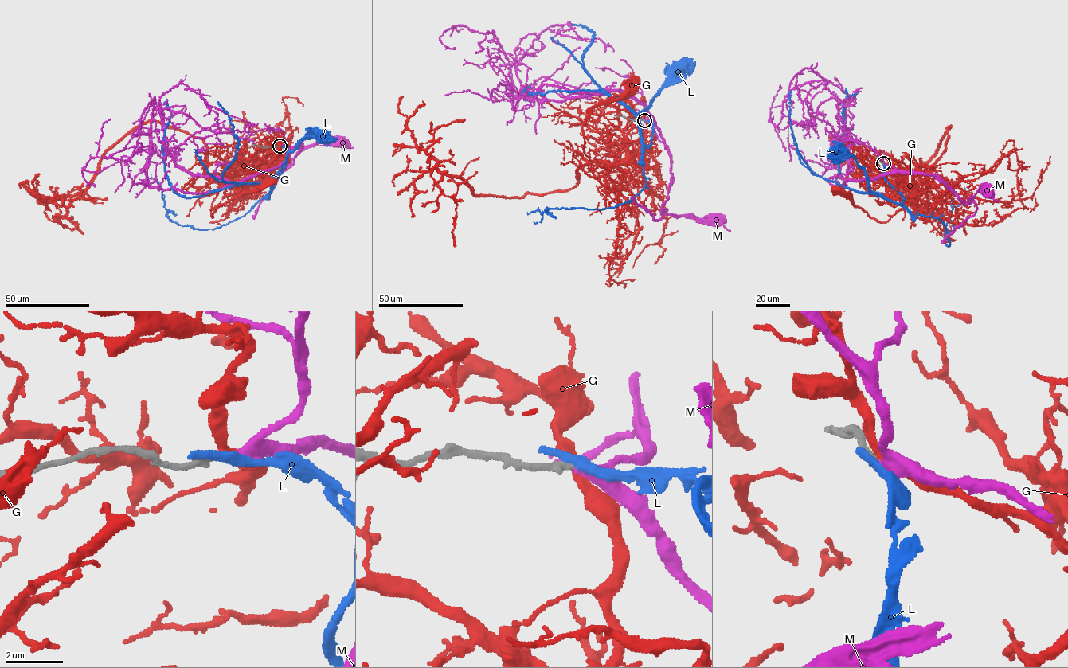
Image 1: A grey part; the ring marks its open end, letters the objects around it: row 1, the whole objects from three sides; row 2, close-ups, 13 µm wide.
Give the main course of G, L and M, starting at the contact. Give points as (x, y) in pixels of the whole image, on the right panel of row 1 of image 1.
G: (883, 164), (897, 171), (915, 194), (909, 197), (885, 222), (872, 219), (841, 194), (838, 187)
L: (882, 163), (885, 179), (903, 197), (900, 203), (870, 191), (864, 171), (856, 159), (853, 155), (843, 152)
M: (883, 164), (905, 173), (932, 175), (964, 202), (968, 202), (979, 189), (990, 186), (990, 190)

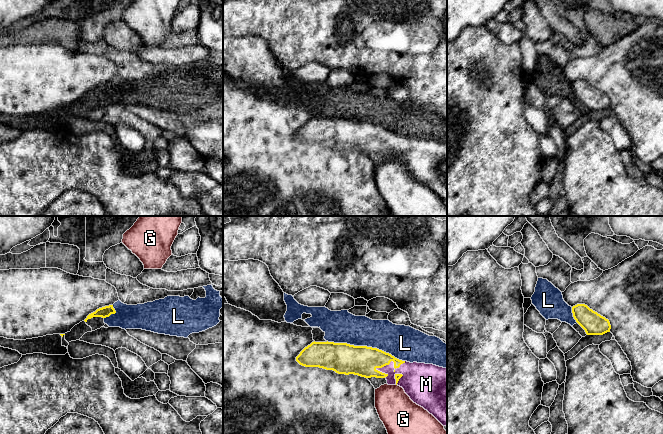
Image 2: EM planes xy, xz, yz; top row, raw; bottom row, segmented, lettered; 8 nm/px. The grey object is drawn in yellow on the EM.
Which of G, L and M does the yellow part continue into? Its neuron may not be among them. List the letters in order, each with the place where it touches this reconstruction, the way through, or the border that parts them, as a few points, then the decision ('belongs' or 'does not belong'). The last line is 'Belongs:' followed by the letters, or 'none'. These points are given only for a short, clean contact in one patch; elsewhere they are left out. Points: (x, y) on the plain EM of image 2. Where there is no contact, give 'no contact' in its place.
G: no contact; does not belong
L: contact xz (366, 122); does not belong
M: contact xz (392, 136); way xz (361, 136), (392, 136), (400, 149), (417, 154); belongs
Belongs: M

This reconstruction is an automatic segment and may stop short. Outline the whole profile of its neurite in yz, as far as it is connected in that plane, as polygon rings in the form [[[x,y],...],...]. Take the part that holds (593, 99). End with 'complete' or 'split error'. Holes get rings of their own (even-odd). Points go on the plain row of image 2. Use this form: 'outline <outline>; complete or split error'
outline [[[585,80],[572,83],[573,93],[585,106],[587,111],[603,111],[610,108],[611,101],[608,95],[590,85]]]; complete

